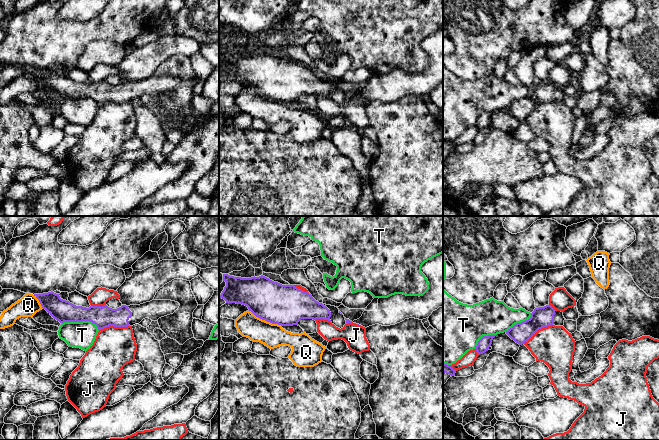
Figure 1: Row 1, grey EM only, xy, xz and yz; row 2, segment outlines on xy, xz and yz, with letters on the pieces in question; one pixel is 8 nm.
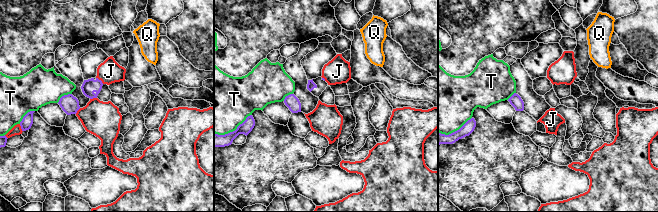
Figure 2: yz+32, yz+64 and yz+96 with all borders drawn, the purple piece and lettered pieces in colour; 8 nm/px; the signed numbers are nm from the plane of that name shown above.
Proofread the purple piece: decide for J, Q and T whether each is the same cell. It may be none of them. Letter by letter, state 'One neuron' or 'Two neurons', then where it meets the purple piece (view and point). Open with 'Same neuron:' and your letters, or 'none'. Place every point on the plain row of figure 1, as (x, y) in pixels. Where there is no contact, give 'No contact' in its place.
Same neuron: none
J: Two neurons. Touches purple at xy (114, 102)
Q: Two neurons. Touches purple at xz (265, 96)
T: Two neurons. Touches purple at xy (81, 97)

